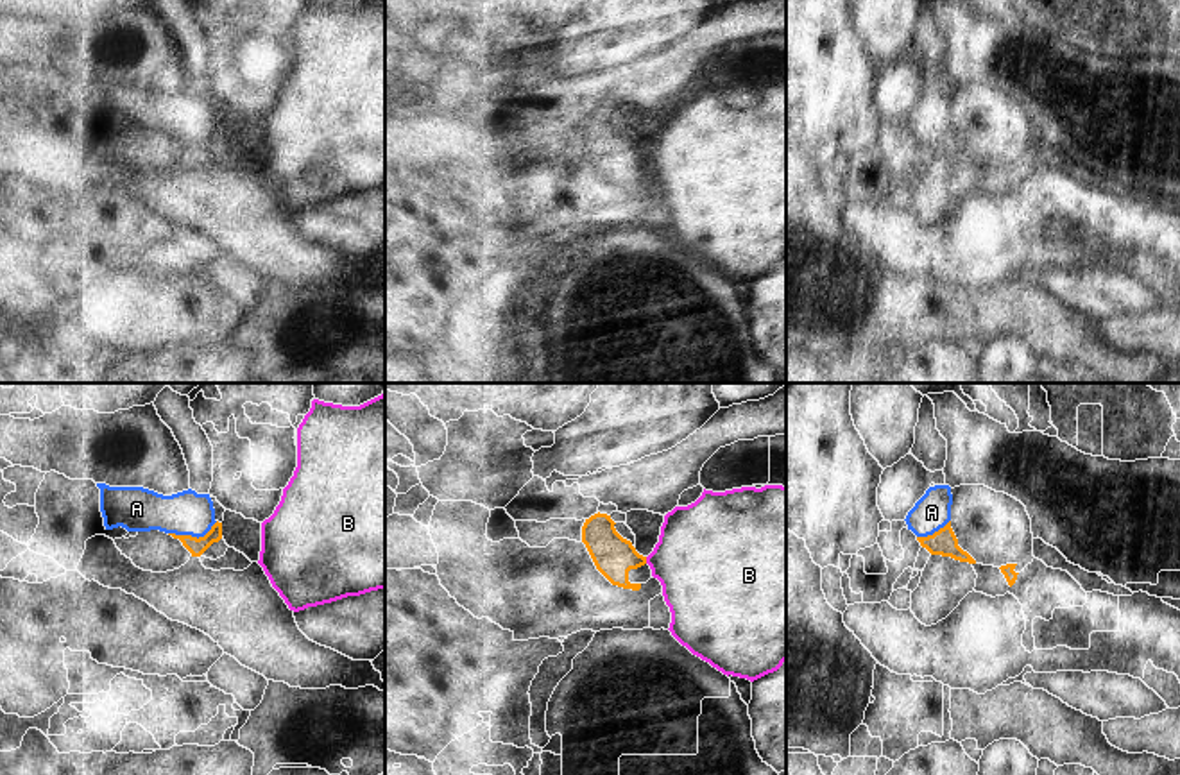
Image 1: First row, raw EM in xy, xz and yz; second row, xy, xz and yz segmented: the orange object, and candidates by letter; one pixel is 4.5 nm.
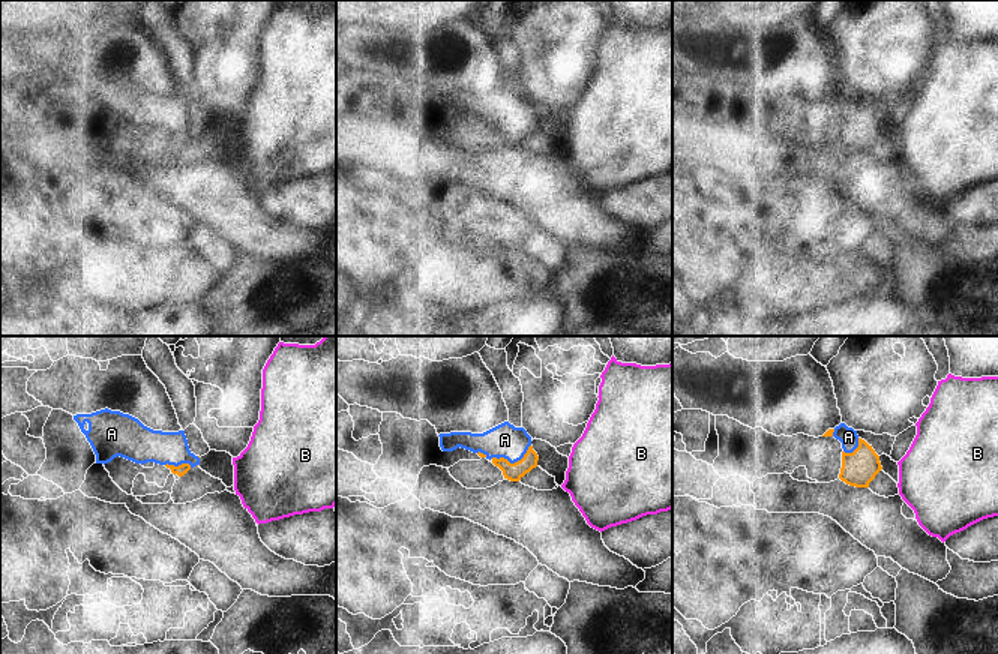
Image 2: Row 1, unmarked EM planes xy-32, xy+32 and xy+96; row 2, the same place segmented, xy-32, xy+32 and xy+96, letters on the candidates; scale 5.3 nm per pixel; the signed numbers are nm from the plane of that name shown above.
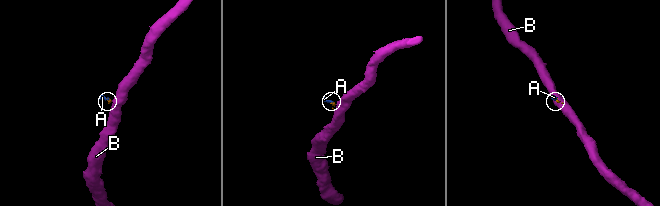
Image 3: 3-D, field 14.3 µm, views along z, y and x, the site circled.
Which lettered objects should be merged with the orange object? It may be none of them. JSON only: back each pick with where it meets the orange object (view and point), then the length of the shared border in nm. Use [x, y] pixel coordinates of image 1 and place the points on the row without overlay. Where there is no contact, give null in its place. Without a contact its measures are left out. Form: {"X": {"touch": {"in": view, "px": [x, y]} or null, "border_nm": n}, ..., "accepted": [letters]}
{"A": {"touch": {"in": "xy", "px": [192, 136]}, "border_nm": 240}, "accepted": ["A"]}

